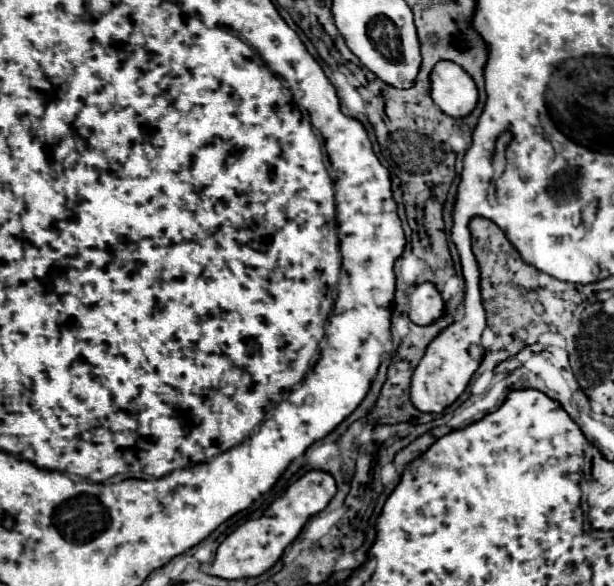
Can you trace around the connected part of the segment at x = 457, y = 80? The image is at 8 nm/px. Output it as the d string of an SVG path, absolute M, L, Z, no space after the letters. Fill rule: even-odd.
M443 60L431 72L431 98L453 118L469 116L479 100L473 78L455 62Z

